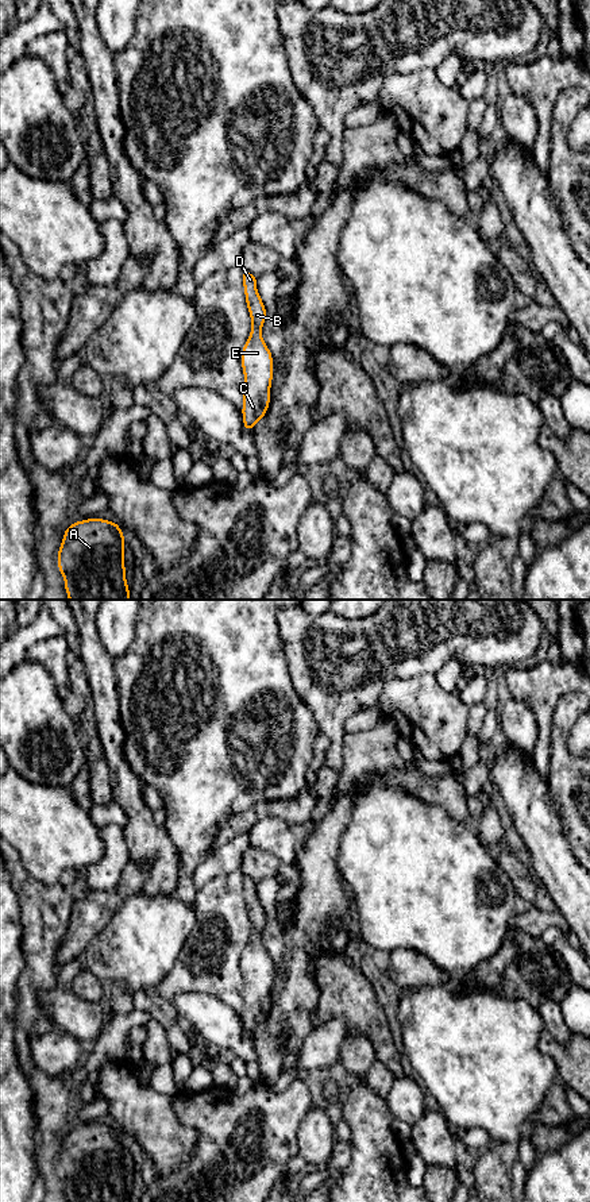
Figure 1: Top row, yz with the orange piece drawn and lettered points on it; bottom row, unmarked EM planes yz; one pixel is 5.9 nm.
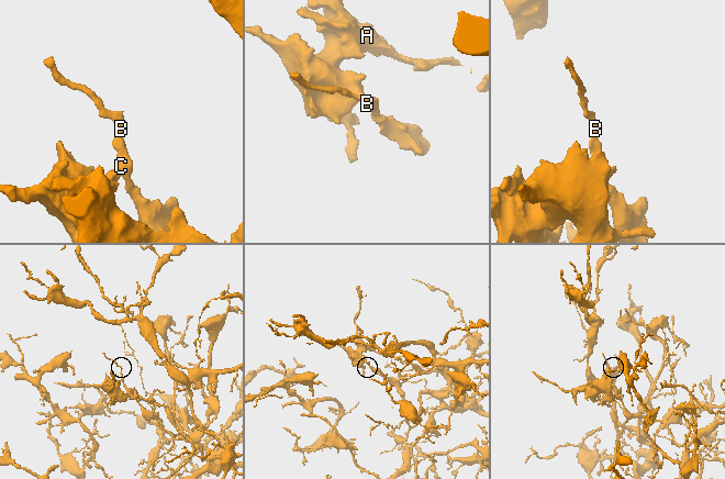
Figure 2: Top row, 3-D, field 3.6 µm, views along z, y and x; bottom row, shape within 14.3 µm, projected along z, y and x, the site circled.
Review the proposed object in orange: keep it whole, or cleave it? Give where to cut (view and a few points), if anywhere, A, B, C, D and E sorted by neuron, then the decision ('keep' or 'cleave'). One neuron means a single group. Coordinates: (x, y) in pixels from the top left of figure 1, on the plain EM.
cut in yz along (243, 1024), (251, 1036); A / B C D E; cleave

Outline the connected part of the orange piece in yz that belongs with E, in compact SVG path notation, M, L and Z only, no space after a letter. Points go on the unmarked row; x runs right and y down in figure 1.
M244 877L243 891L247 914L251 922L251 939L240 958L240 970L244 981L242 1022L254 1035L270 1012L270 993L273 987L273 959L262 944L267 914L257 895L257 885Z

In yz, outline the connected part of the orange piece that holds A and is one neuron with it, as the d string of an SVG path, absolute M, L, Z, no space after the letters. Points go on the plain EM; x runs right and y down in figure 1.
M97 1121L65 1133L57 1159L57 1171L63 1184L68 1202L130 1202L124 1170L124 1137L119 1129Z

